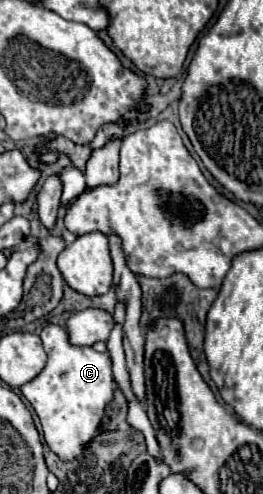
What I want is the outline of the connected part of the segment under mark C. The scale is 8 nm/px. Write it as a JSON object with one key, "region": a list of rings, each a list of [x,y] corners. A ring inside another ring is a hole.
{"region":[[[53,323],[43,327],[41,341],[49,357],[47,365],[33,381],[21,387],[21,393],[35,409],[49,449],[63,461],[75,461],[87,453],[91,441],[99,435],[105,407],[113,401],[111,357],[97,353],[93,347],[71,345],[67,331]]]}

